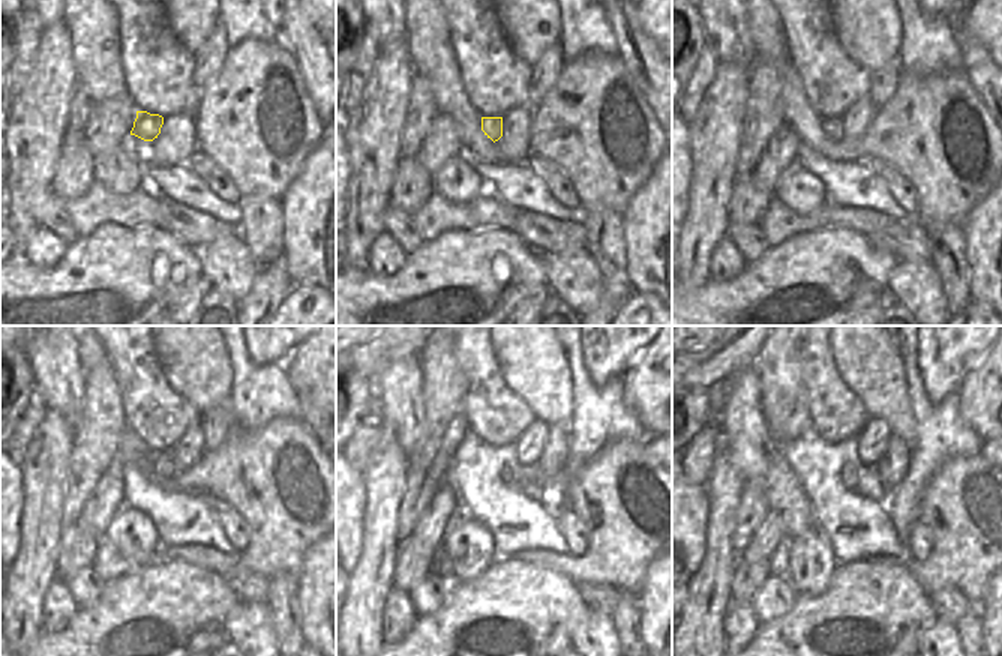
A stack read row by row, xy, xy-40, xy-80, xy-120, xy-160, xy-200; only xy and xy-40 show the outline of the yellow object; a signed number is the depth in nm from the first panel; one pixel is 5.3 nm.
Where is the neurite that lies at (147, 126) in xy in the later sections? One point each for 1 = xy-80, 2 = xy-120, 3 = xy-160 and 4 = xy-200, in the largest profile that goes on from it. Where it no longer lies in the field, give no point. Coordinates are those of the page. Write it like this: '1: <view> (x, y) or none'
1: xy-80 (831, 126)
2: xy-120 (161, 464)
3: xy-160 (507, 476)
4: xy-200 (849, 476)

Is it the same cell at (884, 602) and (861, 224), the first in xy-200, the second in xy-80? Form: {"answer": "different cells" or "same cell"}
{"answer": "different cells"}

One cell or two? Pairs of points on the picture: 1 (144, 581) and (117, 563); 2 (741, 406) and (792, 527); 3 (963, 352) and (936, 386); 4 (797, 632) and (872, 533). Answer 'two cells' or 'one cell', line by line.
1: two cells
2: one cell
3: one cell
4: two cells

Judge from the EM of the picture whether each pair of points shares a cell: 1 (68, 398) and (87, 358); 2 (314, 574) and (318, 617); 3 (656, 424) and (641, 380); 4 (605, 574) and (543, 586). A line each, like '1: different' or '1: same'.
1: different
2: same
3: same
4: different

